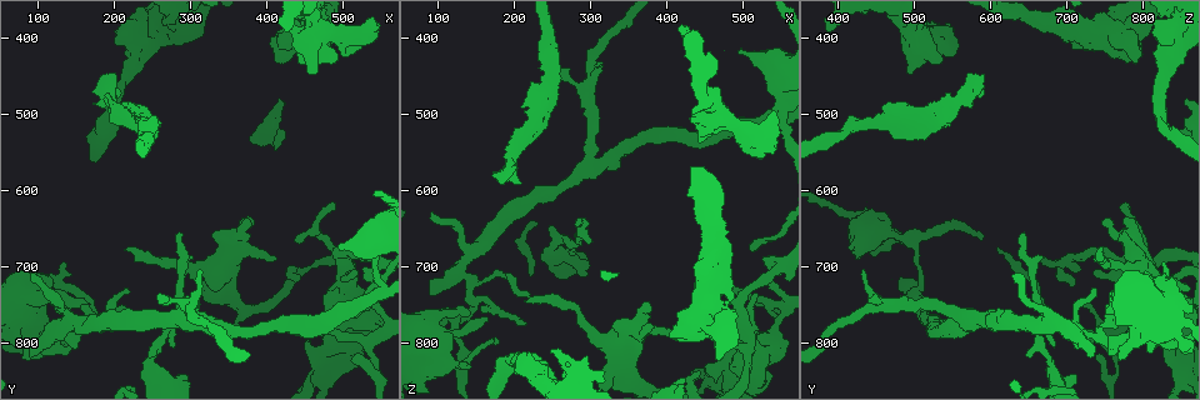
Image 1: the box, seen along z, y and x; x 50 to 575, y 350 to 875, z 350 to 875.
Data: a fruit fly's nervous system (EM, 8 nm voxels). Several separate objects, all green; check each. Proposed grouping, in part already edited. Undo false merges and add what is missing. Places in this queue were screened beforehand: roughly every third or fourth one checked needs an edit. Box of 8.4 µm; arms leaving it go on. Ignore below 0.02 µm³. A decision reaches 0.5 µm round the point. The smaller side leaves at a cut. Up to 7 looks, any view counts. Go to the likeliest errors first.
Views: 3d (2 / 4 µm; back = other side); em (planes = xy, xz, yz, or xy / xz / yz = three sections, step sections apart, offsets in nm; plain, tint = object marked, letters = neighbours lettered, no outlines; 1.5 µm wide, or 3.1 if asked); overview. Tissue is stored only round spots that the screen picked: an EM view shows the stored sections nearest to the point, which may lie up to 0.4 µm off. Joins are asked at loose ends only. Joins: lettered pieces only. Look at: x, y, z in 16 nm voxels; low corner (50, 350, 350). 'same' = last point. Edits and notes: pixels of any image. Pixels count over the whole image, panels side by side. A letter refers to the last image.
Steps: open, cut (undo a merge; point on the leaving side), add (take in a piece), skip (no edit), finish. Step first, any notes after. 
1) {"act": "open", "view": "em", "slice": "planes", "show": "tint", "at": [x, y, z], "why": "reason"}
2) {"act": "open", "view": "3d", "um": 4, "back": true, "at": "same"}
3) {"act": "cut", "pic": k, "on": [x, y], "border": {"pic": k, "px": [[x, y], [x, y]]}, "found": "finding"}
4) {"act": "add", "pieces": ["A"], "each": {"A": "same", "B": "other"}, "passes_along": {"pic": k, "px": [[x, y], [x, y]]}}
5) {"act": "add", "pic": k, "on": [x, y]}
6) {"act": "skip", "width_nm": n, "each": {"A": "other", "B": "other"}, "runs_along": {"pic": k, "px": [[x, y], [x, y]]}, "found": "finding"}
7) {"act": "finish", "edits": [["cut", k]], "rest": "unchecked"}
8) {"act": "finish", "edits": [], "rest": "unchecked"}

{"act": "open", "view": "3d", "um": 2, "at": [185, 445, 590], "why": "branch stops here"}

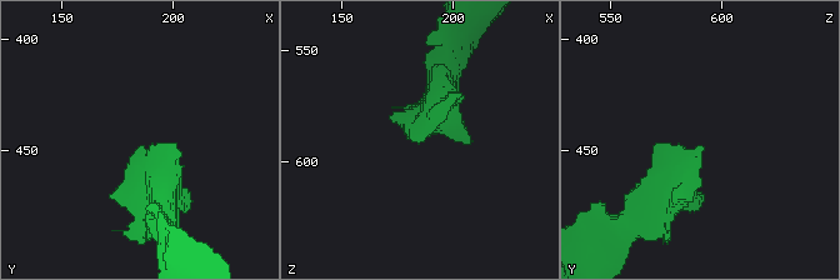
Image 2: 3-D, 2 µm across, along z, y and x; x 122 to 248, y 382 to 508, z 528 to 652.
{"act": "open", "view": "em", "slice": "yz", "step": 8, "show": "letters", "at": [187, 447, 589], "why": "now the EM"}

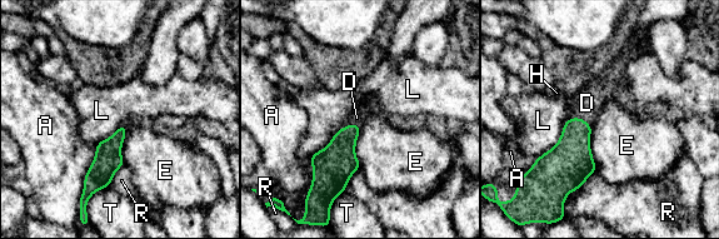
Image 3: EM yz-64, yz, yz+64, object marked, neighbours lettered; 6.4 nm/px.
{"act": "add", "pieces": ["D"], "longest_contact_nm": ["A", 360], "each": {"A": "other", "D": "same", "E": "other", "H": "other", "L": "other", "R": "other", "T": "other"}, "passes_along": {"pic": 3, "px": [[572, 157], [582, 119], [587, 103]]}, "found": "it goes on there"}

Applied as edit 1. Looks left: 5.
{"act": "open", "view": "overview", "why": "see it whole again"}

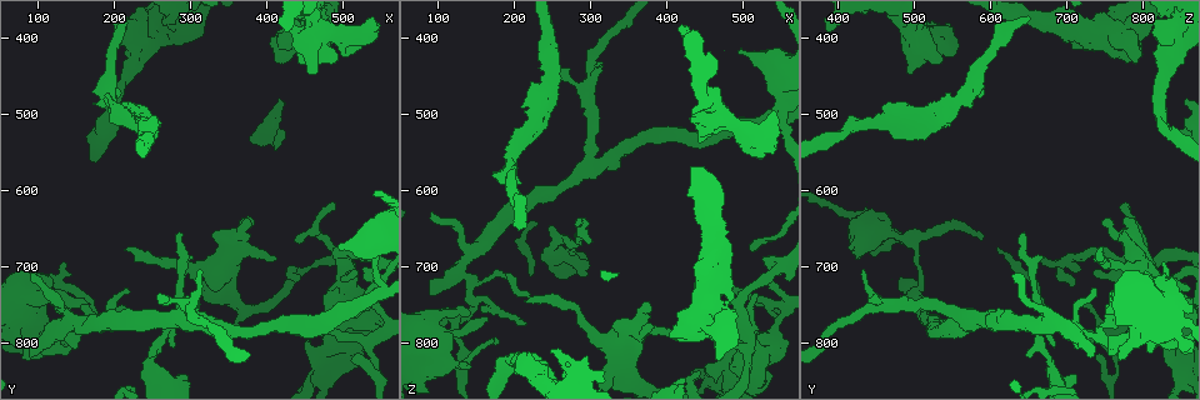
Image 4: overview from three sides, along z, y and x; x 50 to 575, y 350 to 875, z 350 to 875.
{"act": "open", "view": "3d", "um": 4, "at": [130, 790, 705], "why": "touches itself"}

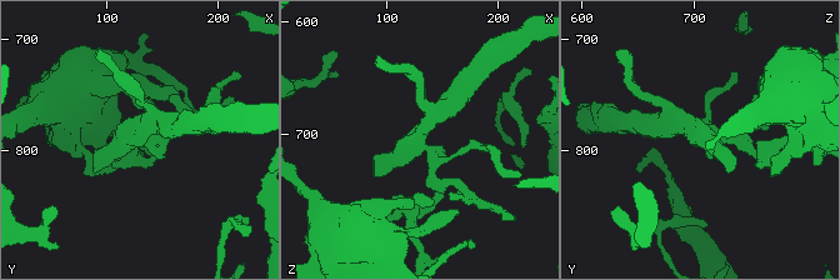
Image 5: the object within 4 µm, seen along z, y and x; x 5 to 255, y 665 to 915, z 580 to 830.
{"act": "open", "view": "em", "slice": "xz", "step": 4, "show": "tint", "at": [130, 790, 710], "why": "need the tissue"}

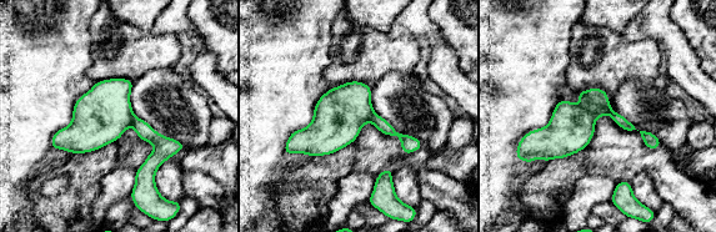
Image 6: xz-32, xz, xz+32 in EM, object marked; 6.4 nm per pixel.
{"act": "open", "view": "em", "slice": "planes", "show": "letters", "at": "same"}

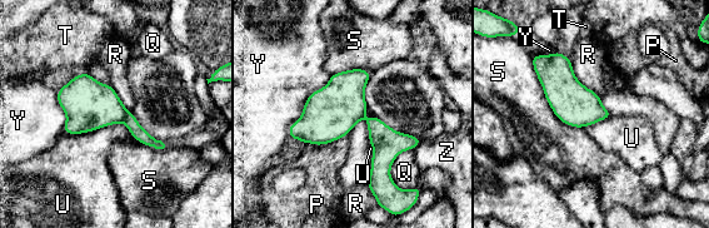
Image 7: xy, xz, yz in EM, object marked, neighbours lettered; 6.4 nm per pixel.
{"act": "cut", "pic": 7, "on": [89, 105], "longest_contact_nm": ["S", 550], "each": {"P": "other", "Q": "other", "R": "other", "S": "other", "T": "other", "U": "other", "Y": "other", "Z": "other"}, "border": {"pic": 7, "px": [[129, 113], [123, 122]]}, "found": "two neurons meet here"}

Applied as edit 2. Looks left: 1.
{"act": "finish", "edits": [["add", 3], ["cut", 7]], "rest": "unchecked"}

